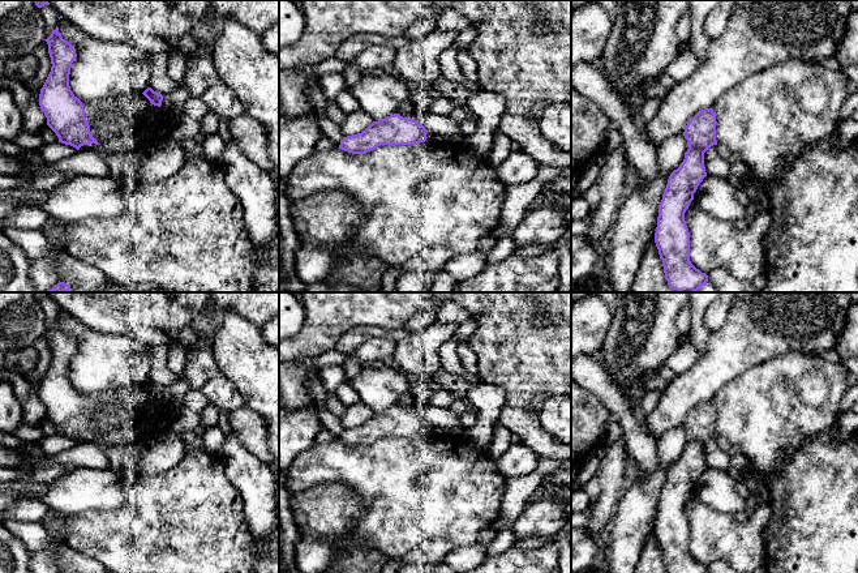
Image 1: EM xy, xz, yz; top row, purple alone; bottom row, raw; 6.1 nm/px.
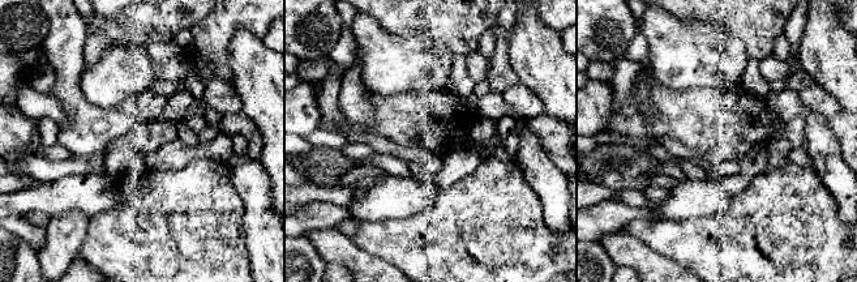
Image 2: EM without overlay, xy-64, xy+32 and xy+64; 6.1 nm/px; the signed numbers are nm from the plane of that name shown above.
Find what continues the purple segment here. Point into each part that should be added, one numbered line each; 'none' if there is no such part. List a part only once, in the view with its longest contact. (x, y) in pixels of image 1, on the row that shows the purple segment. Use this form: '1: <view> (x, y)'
none

